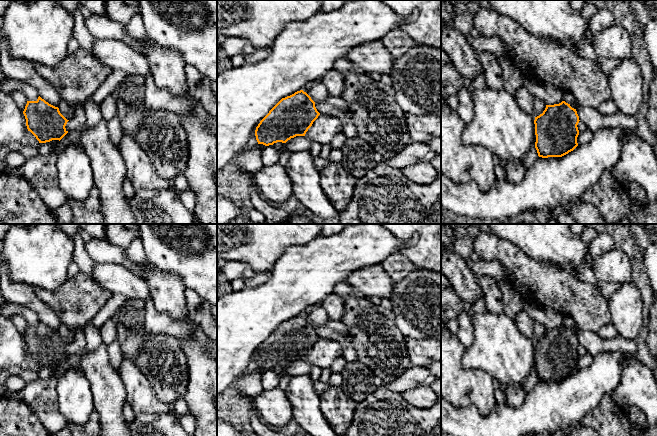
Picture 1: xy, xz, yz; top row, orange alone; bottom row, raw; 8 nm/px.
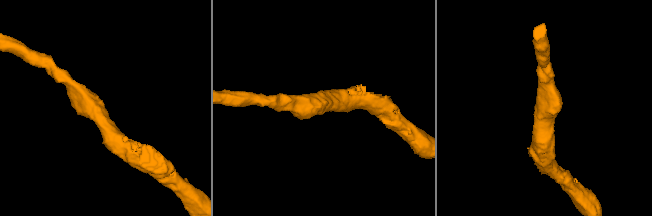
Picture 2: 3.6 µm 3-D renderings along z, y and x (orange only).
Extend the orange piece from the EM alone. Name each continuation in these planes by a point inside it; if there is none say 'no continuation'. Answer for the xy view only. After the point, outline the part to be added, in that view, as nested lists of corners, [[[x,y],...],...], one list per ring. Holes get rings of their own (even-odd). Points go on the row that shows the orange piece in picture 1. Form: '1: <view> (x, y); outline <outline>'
no continuation

